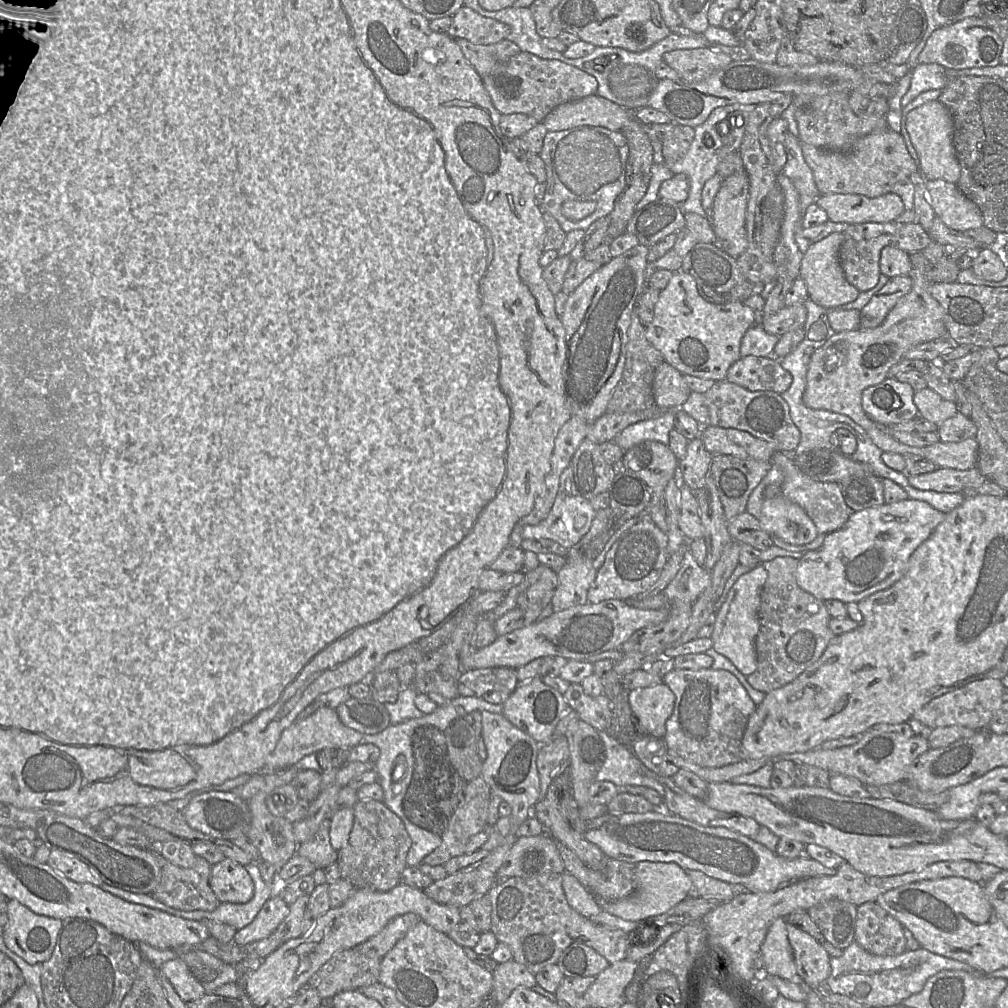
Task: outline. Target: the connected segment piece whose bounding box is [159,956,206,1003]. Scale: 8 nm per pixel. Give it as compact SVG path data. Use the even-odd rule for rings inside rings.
M182 957L166 961L159 969L184 1002L196 1000L206 993L203 984L193 975Z

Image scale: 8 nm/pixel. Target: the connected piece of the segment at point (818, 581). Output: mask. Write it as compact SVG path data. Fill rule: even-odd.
M910 498L856 511L841 528L826 534L820 547L806 552L799 559L797 584L822 601L834 599L845 604L858 603L878 591L891 587L903 576L912 553L930 537L945 515L924 501Z

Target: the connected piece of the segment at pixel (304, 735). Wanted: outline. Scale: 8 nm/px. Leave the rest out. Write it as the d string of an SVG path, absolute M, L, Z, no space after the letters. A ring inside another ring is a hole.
M320 707L314 714L302 721L296 721L281 735L273 752L267 757L265 768L260 773L273 774L290 766L305 756L317 754L327 748L353 748L360 744L364 734L345 726L335 709Z

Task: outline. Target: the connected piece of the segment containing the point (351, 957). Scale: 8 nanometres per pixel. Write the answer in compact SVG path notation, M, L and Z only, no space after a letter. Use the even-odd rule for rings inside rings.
M353 948L339 951L310 977L306 987L316 989L323 1000L332 999L339 992L379 982L381 961Z

